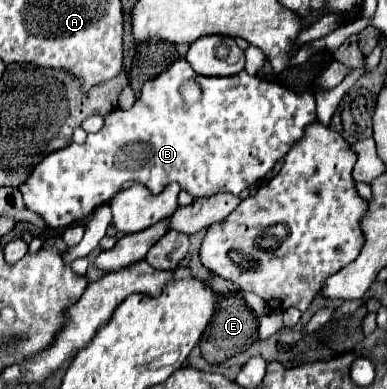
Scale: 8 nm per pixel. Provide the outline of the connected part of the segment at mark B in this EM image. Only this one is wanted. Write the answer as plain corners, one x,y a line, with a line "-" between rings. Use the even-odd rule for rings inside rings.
179,59
165,73
143,85
141,97
131,109
113,109
109,115
105,115
103,129
89,135
83,145
71,143
39,161
31,175
21,183
19,191
23,193
27,209
43,217
45,225
53,229
69,227
75,221
91,215
127,181
145,183
153,193
161,193
171,181
177,181
193,197
209,197
219,191
239,195
243,189
263,179
273,165
287,155
293,143
303,137
305,125
311,121
315,121
315,97
311,91
303,91
299,95
275,81
253,77
247,71
233,77
201,77
185,59
-
187,79
201,85
201,99
193,105
185,105
179,93
181,83

